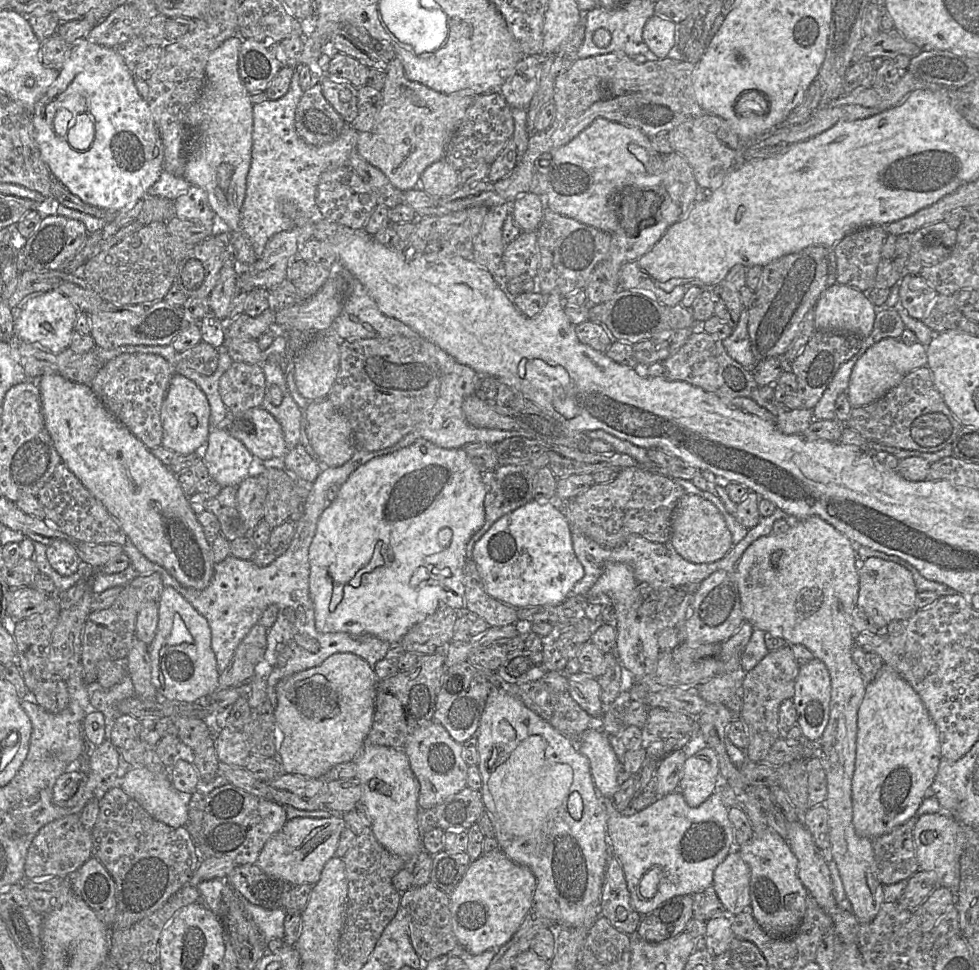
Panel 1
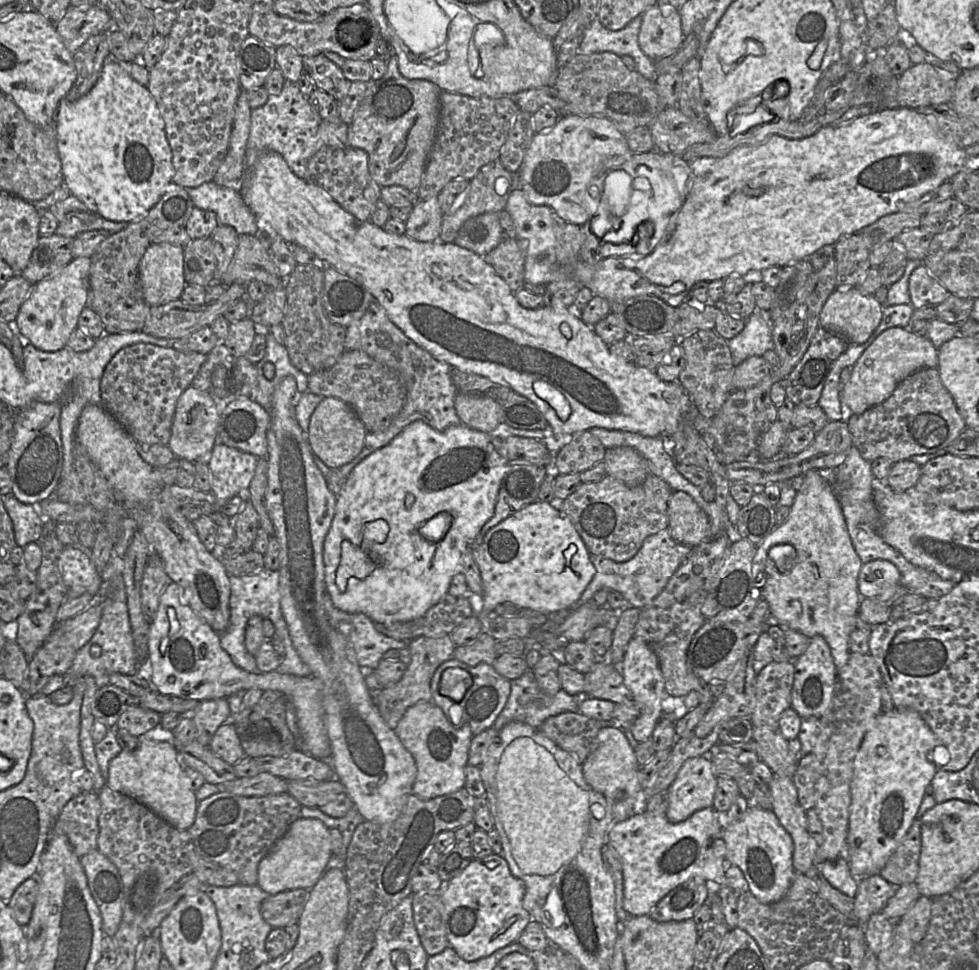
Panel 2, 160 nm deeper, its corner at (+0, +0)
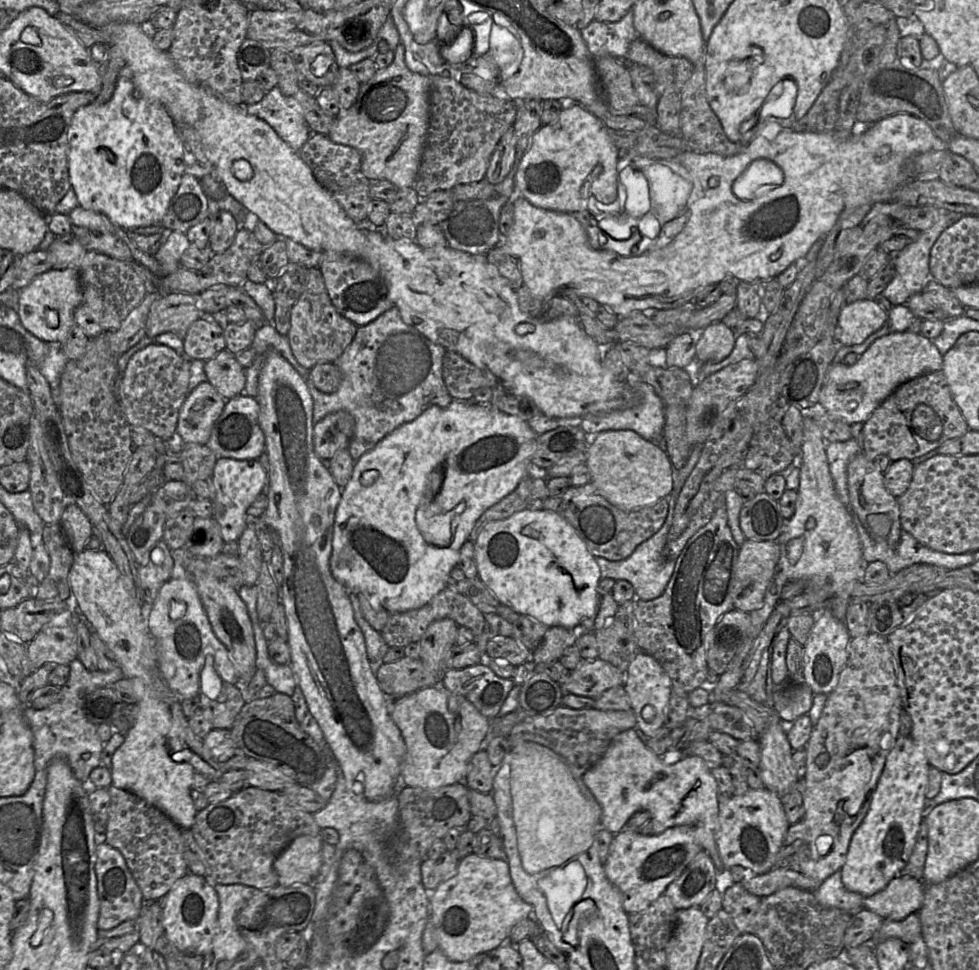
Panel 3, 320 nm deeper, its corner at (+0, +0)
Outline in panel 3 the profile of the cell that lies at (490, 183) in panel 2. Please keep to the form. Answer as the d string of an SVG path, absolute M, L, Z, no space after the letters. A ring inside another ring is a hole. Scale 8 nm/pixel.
M512 125L492 153L484 179L493 185L500 184L510 172L515 158L516 144Z

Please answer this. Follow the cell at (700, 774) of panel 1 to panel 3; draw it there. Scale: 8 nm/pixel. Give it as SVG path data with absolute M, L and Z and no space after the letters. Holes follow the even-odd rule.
M628 729L612 739L602 758L585 772L581 779L601 806L601 825L607 831L612 834L619 833L635 812L647 810L651 815L653 834L659 835L669 828L678 826L692 827L696 842L711 857L715 868L721 871L723 863L715 839L719 815L717 783L710 771L704 760L695 755L684 755L672 765L664 763L646 747L634 729Z

